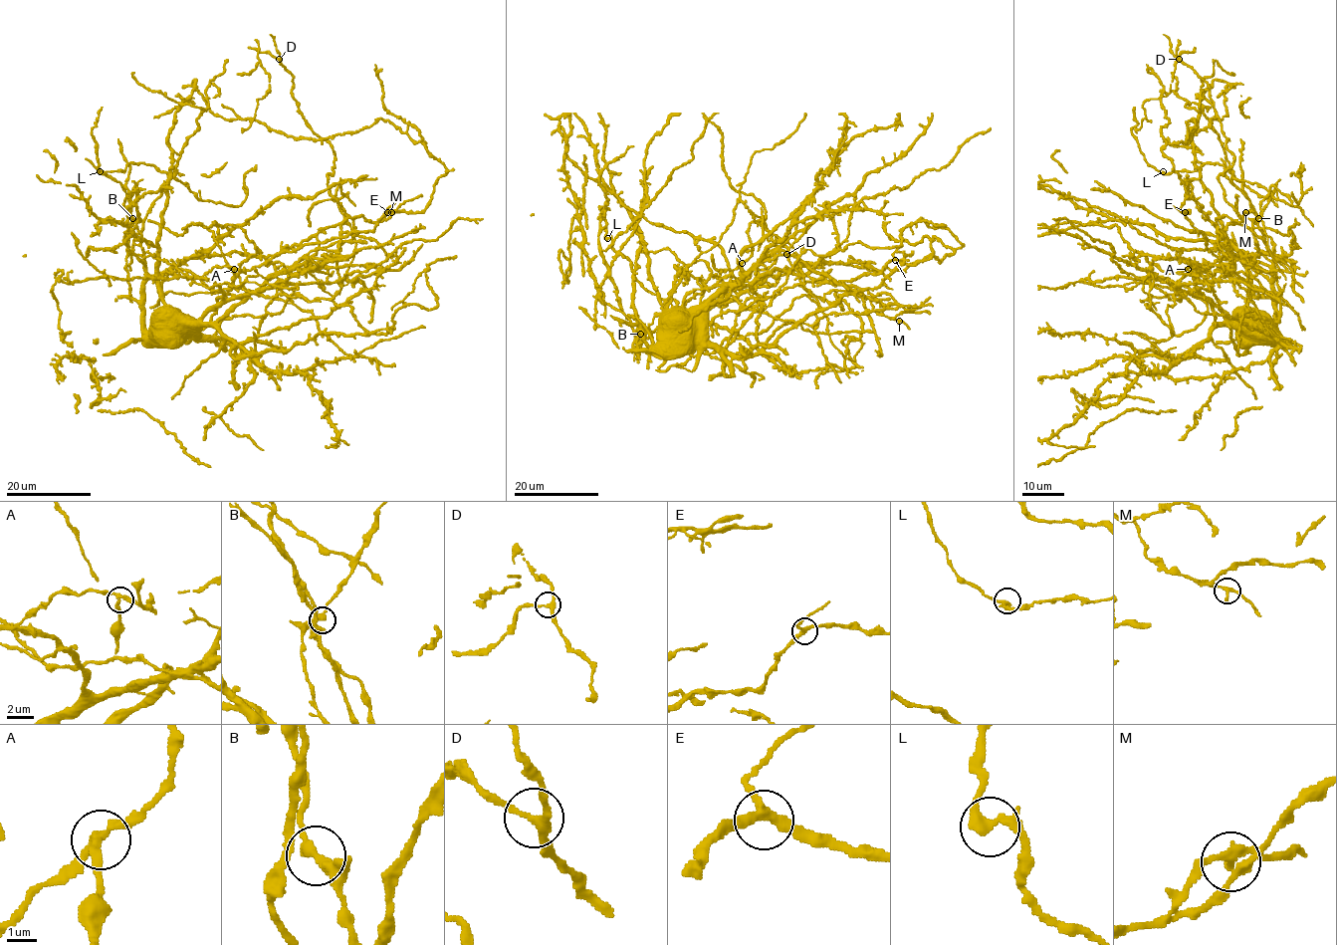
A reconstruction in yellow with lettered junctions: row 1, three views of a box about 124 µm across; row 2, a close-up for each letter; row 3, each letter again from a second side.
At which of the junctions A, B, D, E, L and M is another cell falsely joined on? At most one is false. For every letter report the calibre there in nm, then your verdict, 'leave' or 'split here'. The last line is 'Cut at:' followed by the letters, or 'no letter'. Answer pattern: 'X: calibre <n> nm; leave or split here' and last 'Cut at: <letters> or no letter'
A: calibre 240 nm; split here
B: calibre 240 nm; leave
D: calibre 240 nm; leave
E: calibre 280 nm; leave
L: calibre 240 nm; leave
M: calibre 220 nm; leave
Cut at: A

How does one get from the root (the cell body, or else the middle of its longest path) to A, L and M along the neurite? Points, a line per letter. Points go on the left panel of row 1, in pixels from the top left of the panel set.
A: (170, 320), (172, 324), (198, 321), (215, 307), (244, 295), (243, 289), (232, 287), (234, 269)
L: (170, 320), (157, 279), (171, 166), (168, 132), (177, 102), (203, 110), (170, 178), (142, 163), (100, 171)
M: (170, 320), (246, 293), (167, 271), (162, 294), (249, 296), (336, 250), (347, 217), (391, 212)

